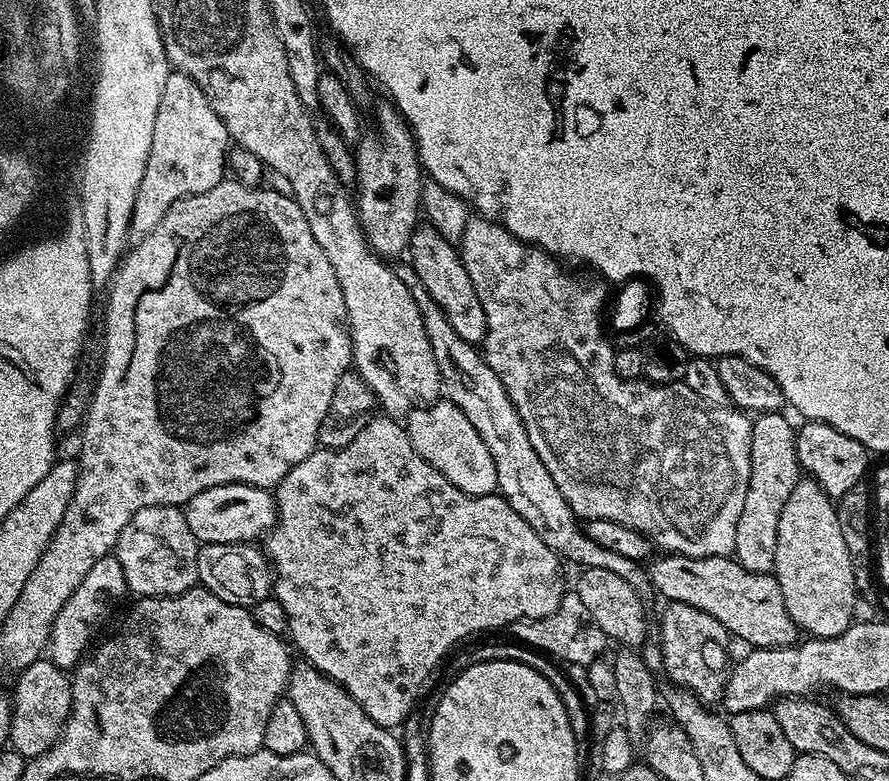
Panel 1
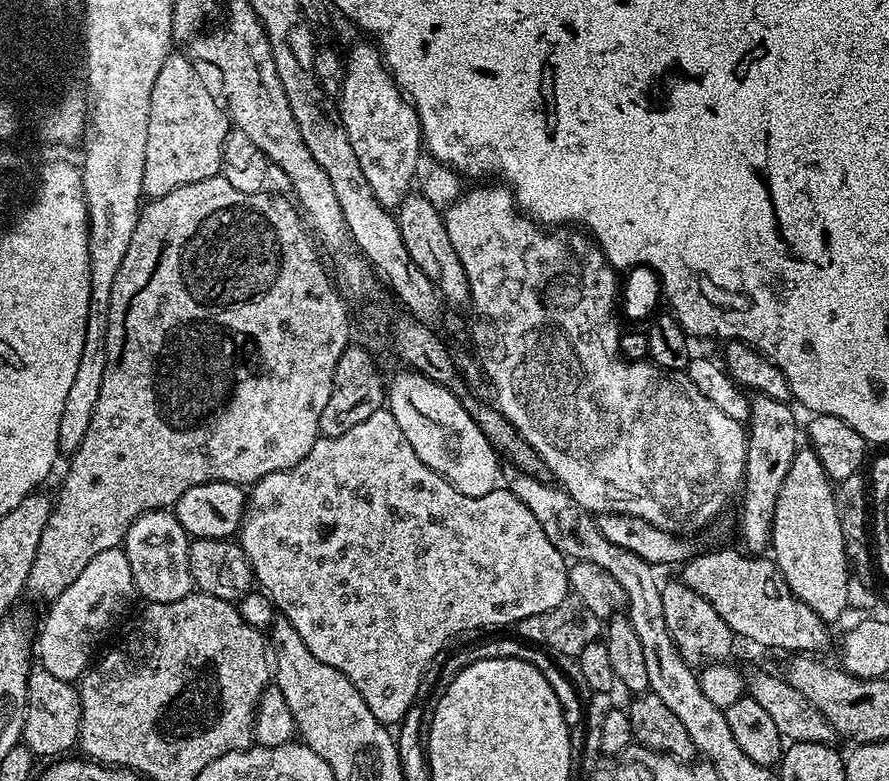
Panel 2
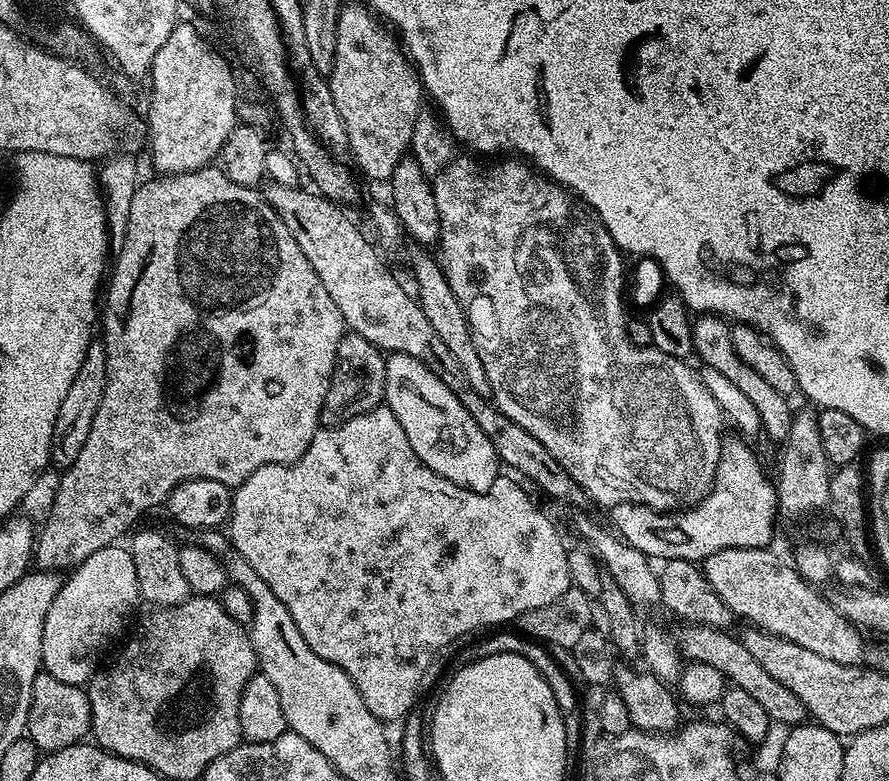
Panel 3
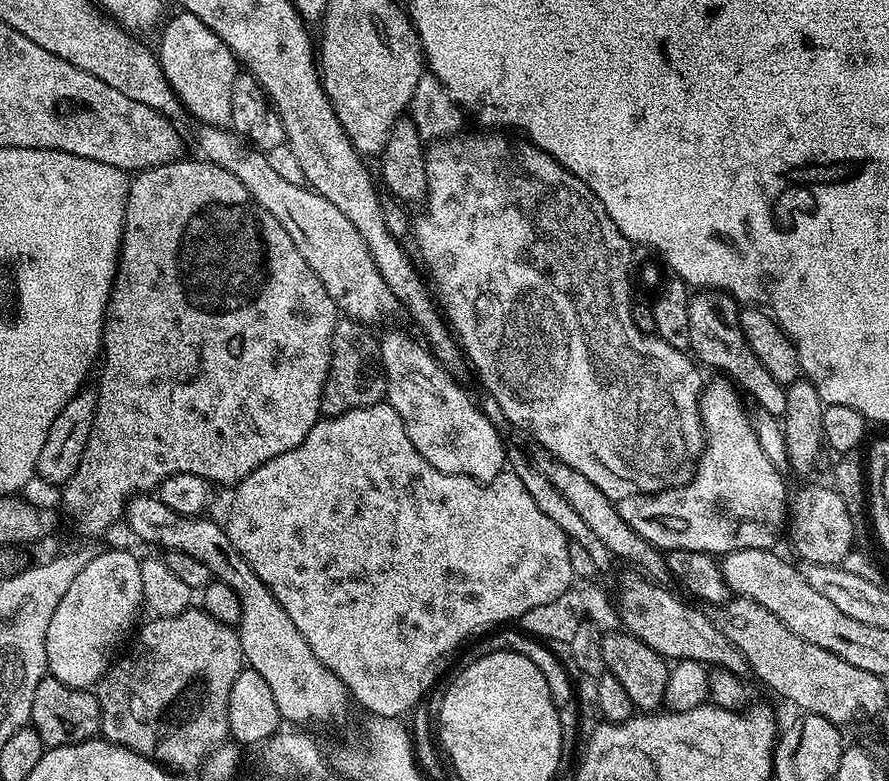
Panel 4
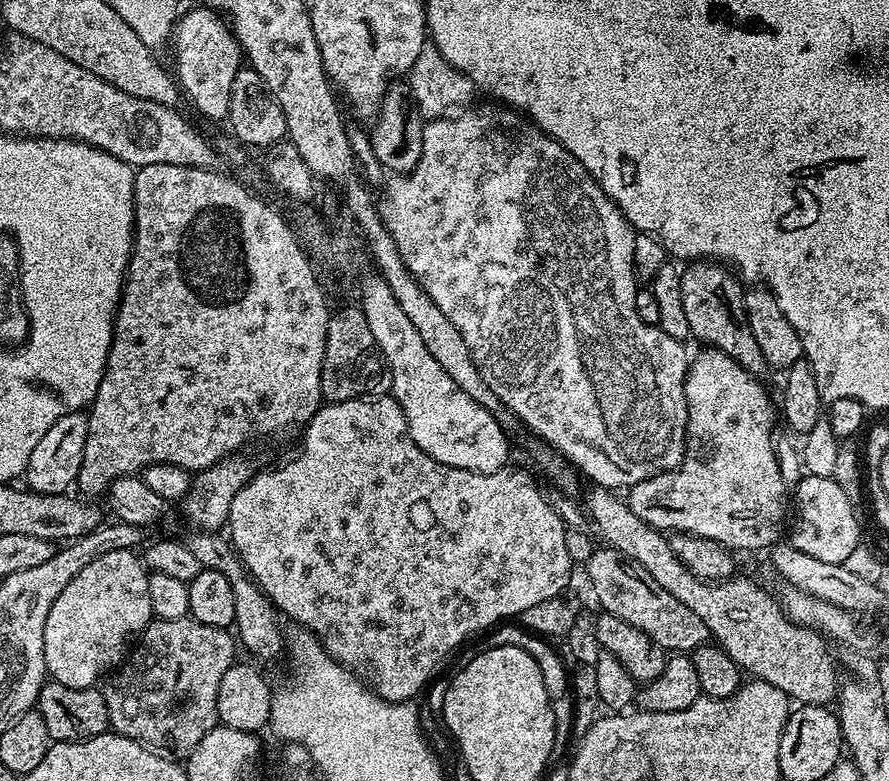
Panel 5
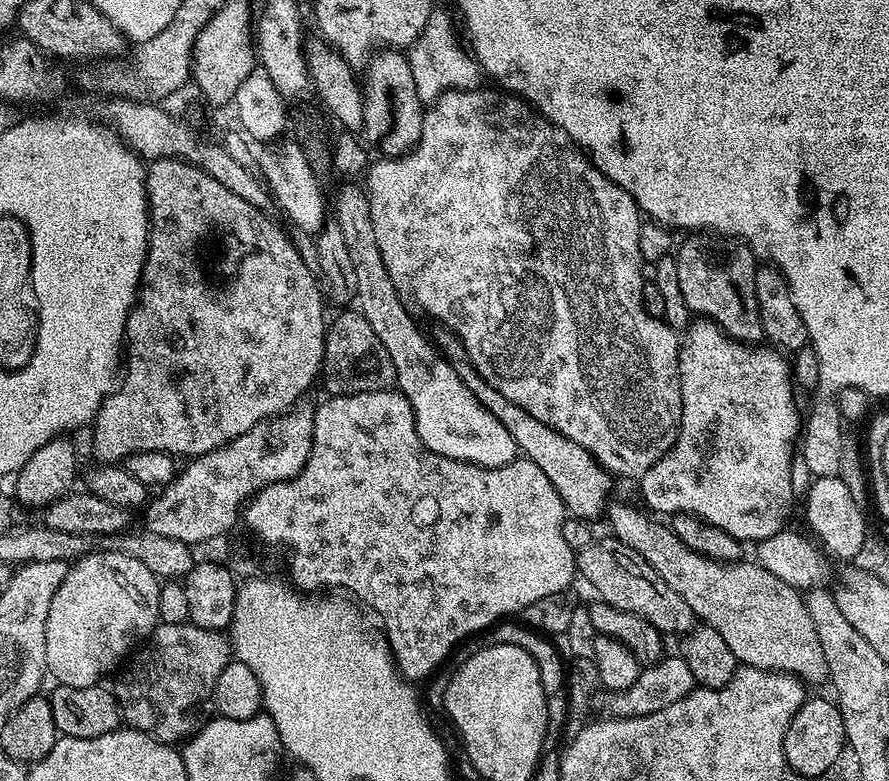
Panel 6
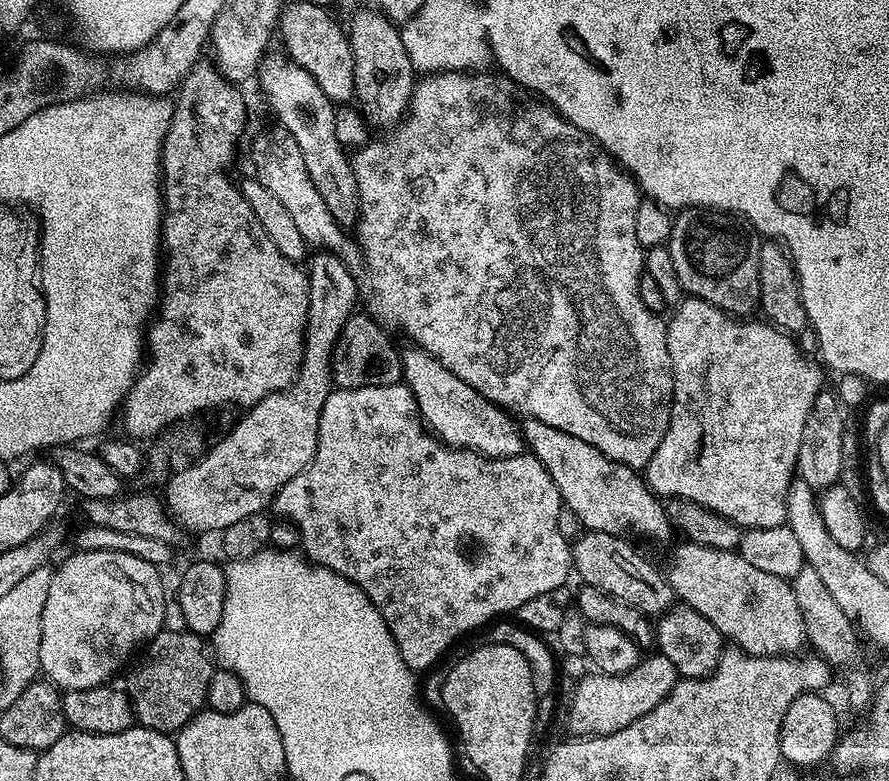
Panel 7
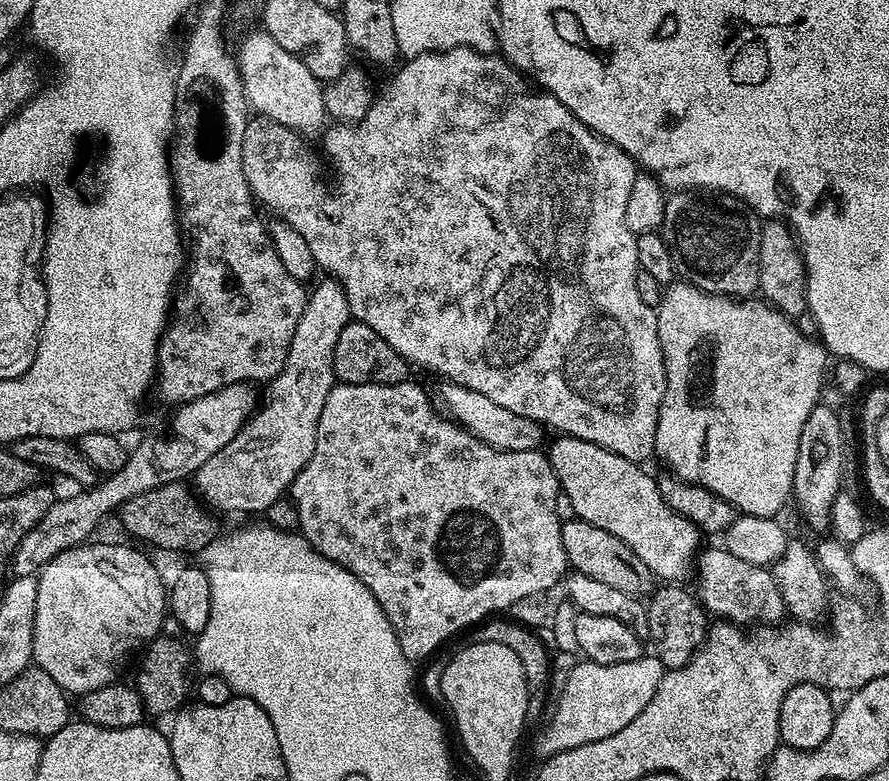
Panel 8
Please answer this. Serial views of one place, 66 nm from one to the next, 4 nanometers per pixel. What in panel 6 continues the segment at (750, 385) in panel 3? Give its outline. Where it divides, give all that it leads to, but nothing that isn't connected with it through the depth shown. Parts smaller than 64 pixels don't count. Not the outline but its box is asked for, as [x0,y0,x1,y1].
[674,234,762,341]

